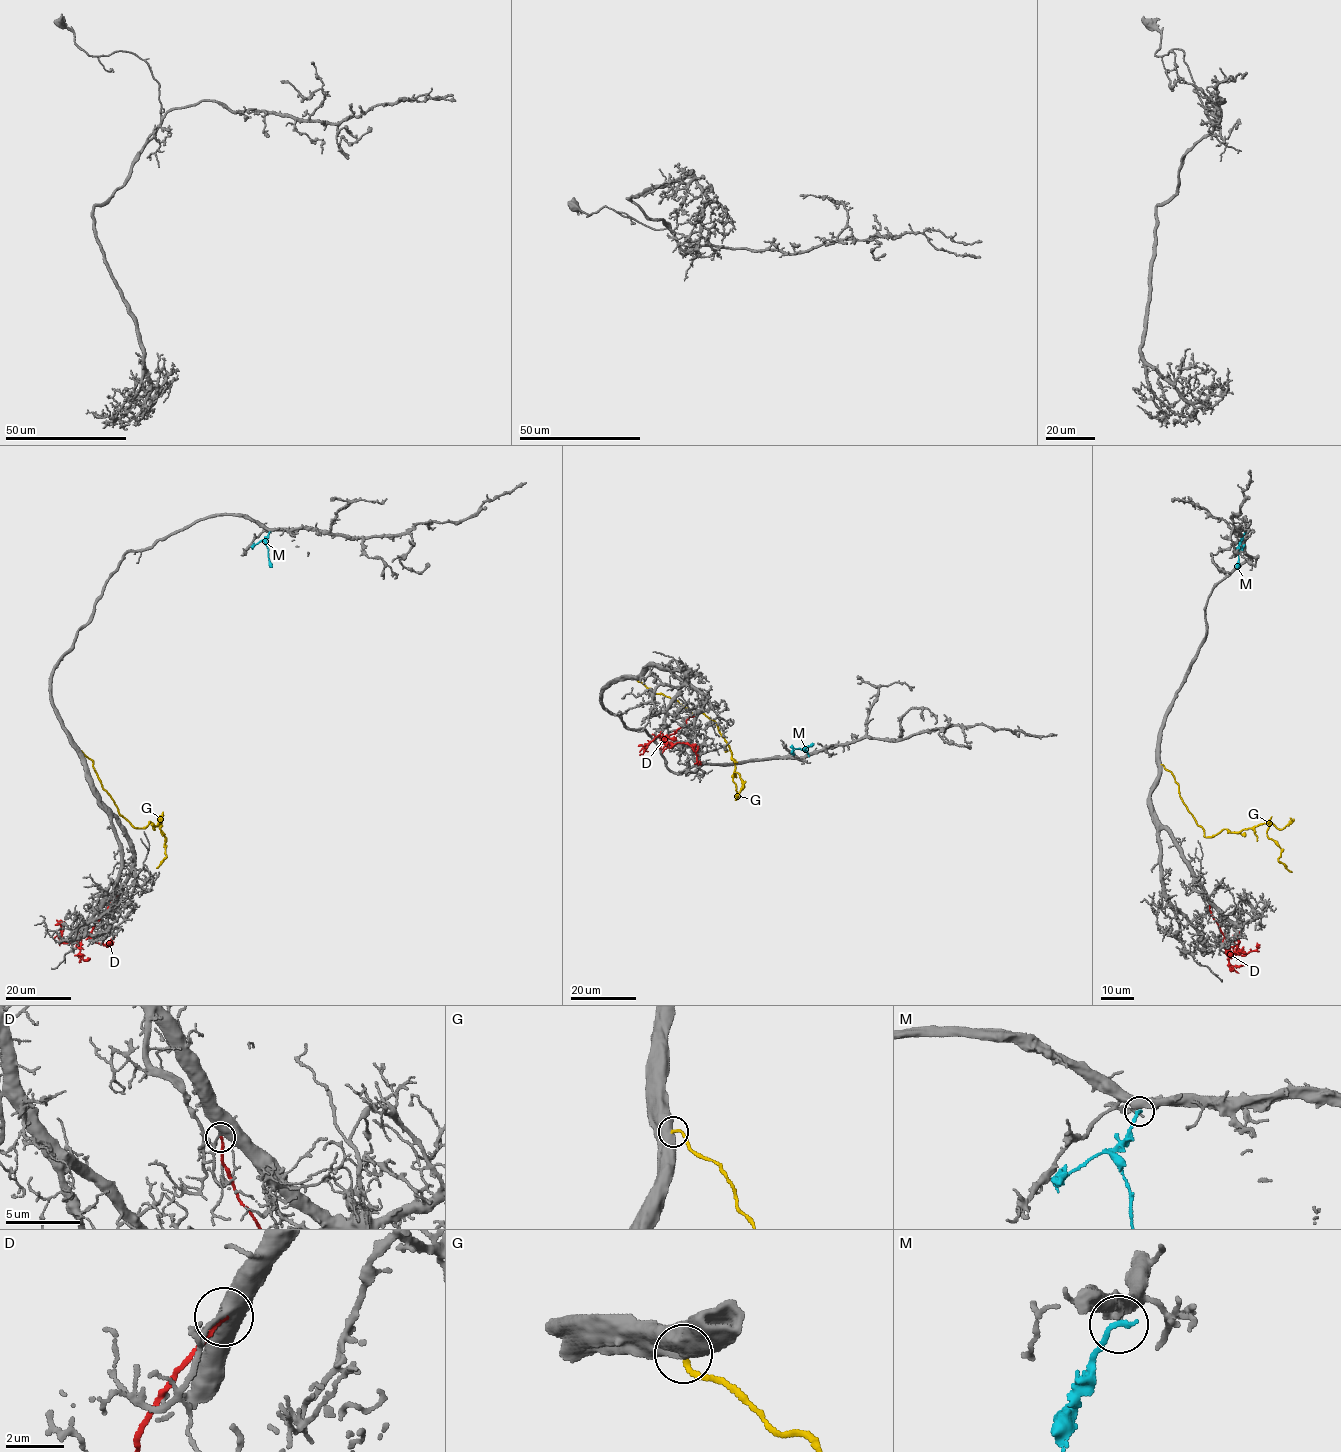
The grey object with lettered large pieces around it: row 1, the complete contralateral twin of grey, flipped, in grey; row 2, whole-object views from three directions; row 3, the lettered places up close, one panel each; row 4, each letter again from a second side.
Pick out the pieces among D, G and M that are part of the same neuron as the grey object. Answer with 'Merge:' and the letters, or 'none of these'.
Merge: none of these

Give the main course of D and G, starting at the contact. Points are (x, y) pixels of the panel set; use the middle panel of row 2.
D: (693, 716), (667, 740), (673, 744), (687, 743), (700, 762)
G: (636, 679), (656, 693), (713, 720), (731, 753), (733, 775), (737, 772), (743, 785), (744, 782), (737, 796)

